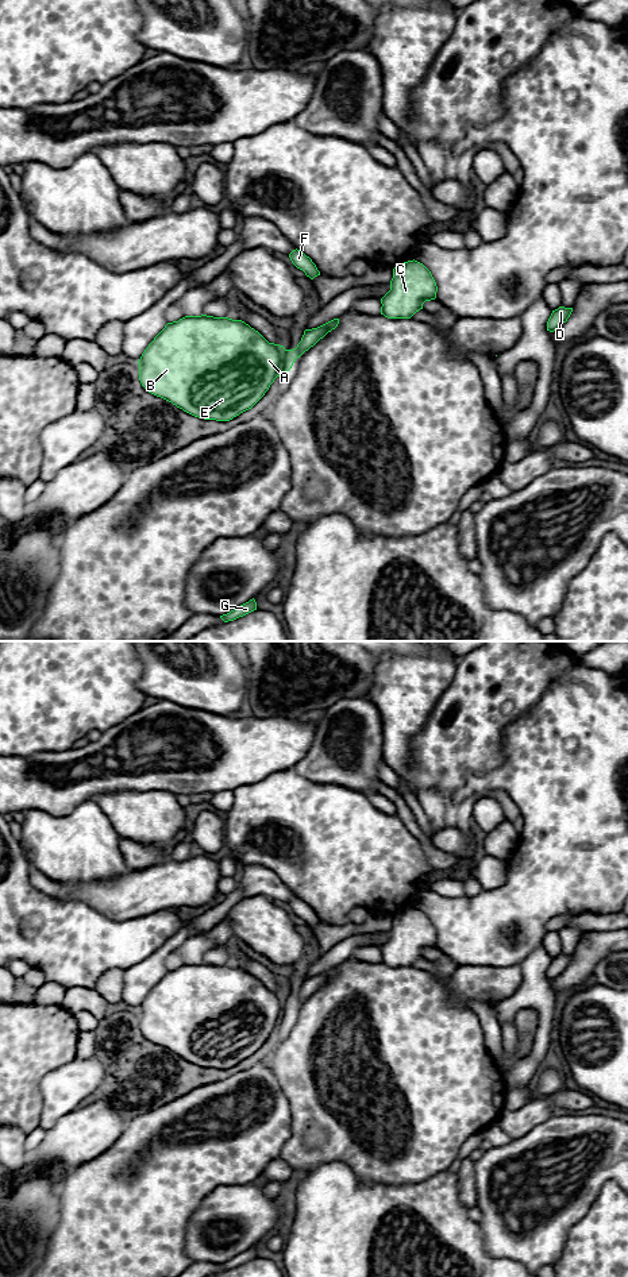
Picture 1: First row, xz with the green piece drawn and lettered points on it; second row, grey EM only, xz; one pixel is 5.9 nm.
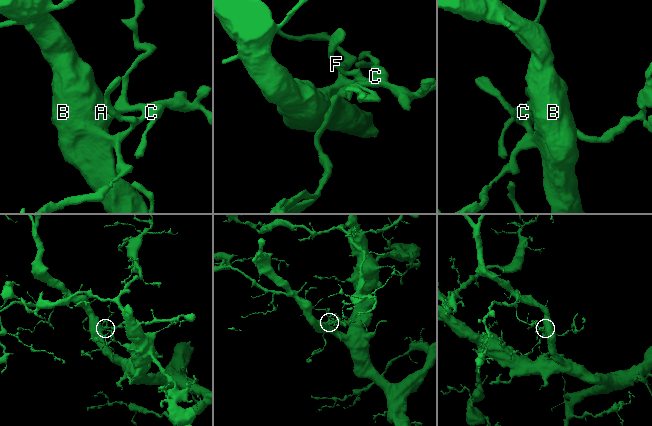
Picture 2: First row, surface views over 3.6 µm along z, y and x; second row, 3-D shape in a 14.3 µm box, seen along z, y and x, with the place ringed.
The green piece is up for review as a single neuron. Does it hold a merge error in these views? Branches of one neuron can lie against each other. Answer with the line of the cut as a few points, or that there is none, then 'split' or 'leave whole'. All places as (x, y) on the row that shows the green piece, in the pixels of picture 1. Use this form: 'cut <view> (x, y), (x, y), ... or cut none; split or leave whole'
cut none; leave whole

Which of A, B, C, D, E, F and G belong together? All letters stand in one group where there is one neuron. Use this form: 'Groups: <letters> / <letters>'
Groups: A B C D E F G

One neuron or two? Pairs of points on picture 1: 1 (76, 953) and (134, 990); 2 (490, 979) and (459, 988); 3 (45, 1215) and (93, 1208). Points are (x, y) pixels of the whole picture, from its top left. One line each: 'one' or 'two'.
1: two
2: one
3: two

